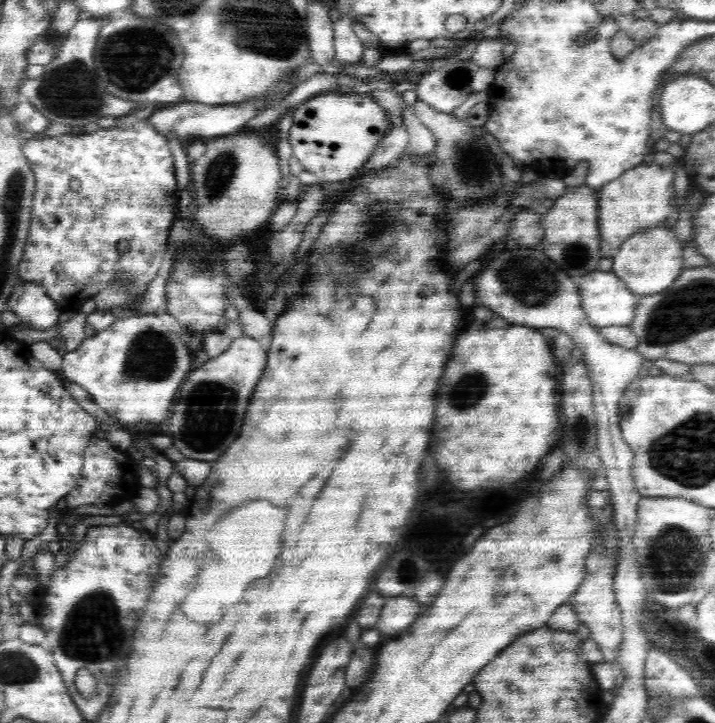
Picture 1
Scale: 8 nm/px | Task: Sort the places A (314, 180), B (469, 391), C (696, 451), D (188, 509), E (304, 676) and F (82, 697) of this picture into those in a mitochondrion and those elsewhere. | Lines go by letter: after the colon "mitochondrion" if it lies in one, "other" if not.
A: other
B: mitochondrion
C: mitochondrion
D: other
E: other
F: other

